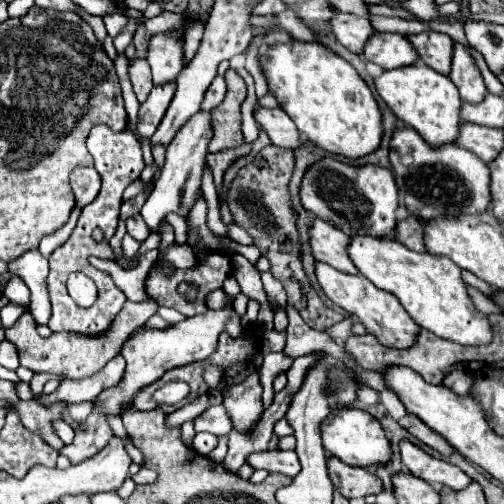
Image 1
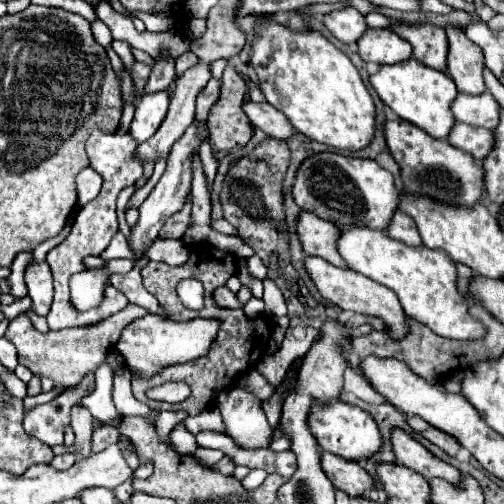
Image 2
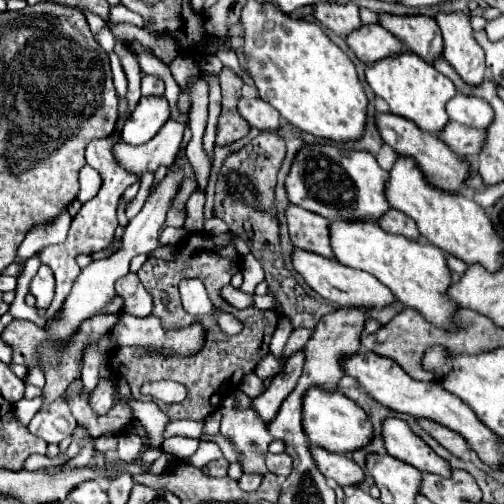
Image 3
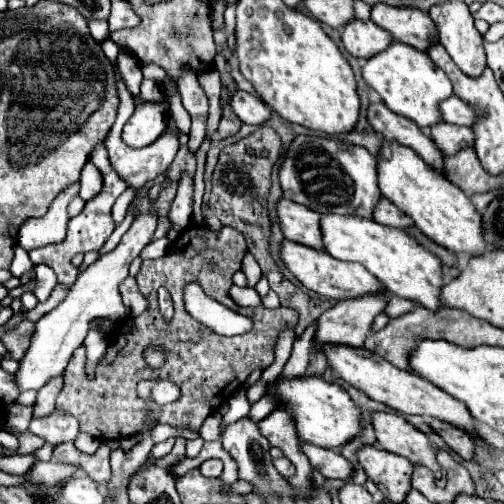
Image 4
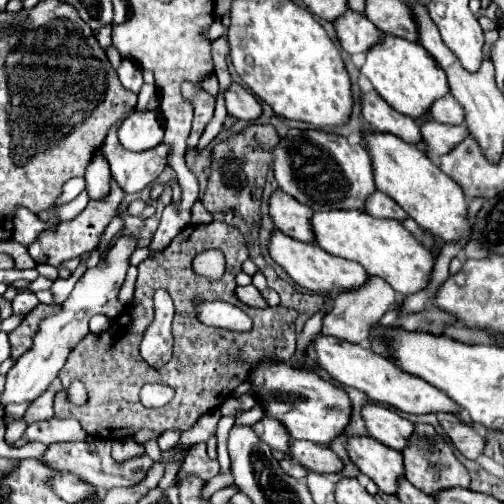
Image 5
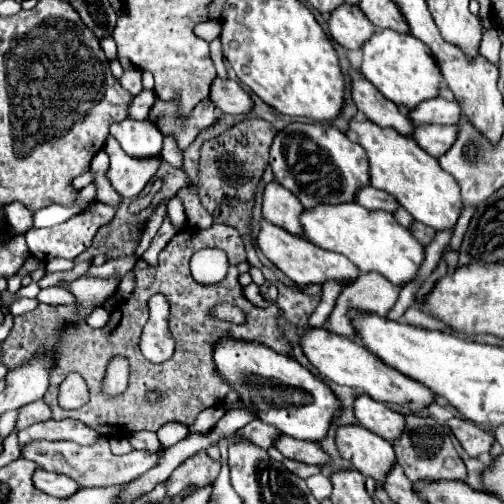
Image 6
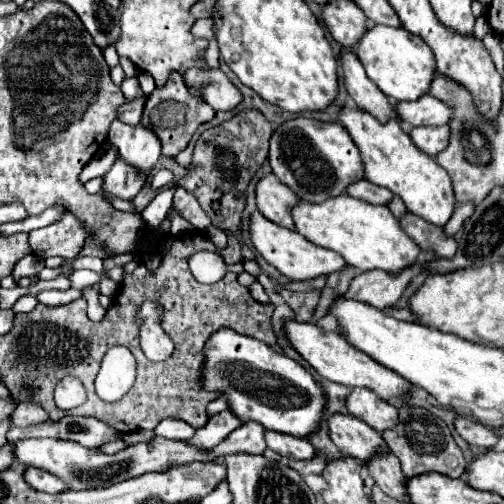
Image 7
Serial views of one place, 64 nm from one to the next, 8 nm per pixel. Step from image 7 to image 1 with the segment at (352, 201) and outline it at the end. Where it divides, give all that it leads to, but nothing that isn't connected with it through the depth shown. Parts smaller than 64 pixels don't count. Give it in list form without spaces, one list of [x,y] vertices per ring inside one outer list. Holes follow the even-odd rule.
[[[368,234],[352,236],[346,252],[358,272],[378,288],[392,292],[418,326],[434,332],[440,338],[466,346],[488,344],[492,340],[492,328],[488,320],[474,308],[472,300],[466,294],[464,280],[460,278],[460,268],[446,256],[414,252],[398,240]]]

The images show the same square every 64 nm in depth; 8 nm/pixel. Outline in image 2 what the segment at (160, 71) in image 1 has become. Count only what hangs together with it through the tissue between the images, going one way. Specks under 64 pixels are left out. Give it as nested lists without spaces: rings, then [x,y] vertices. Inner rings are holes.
[[[174,58],[156,60],[156,64],[154,64],[154,68],[152,68],[152,74],[150,74],[150,80],[148,80],[148,84],[144,86],[144,92],[146,92],[146,94],[150,94],[150,92],[162,92],[162,90],[166,90],[174,80],[176,80],[176,74],[174,74]]]

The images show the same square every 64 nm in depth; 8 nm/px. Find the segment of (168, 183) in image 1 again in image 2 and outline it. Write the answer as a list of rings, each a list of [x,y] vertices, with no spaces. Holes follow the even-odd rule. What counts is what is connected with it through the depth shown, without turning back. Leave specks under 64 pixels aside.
[[[192,124],[184,136],[172,146],[172,152],[168,156],[168,166],[166,166],[166,172],[164,176],[160,178],[160,182],[156,184],[156,188],[150,192],[150,196],[142,202],[140,206],[140,218],[138,222],[130,228],[130,238],[128,238],[128,246],[130,250],[136,254],[136,252],[144,252],[148,248],[148,244],[154,242],[154,238],[158,236],[160,228],[164,226],[164,222],[182,208],[188,192],[190,192],[190,182],[192,182],[192,168],[190,168],[190,156],[192,152],[198,150],[200,142],[208,136],[208,128],[206,126],[196,126]]]

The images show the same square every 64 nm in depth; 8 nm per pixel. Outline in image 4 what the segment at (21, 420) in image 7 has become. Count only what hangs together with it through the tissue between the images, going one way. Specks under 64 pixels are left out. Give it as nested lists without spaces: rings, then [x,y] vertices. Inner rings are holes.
[[[62,376],[50,380],[40,392],[38,392],[38,398],[36,398],[36,404],[34,404],[34,412],[32,412],[32,418],[40,418],[40,416],[48,416],[54,412],[54,402],[56,402],[56,396],[62,388]]]

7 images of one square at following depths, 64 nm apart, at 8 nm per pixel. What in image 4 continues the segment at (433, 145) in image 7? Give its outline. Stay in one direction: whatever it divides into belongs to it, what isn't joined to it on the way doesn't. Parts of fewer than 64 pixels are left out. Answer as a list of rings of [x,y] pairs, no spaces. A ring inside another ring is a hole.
[[[440,122],[440,124],[436,124],[436,128],[430,128],[428,132],[430,132],[430,138],[434,140],[434,144],[440,148],[440,152],[446,156],[456,154],[464,146],[474,144],[474,134],[468,126]]]

